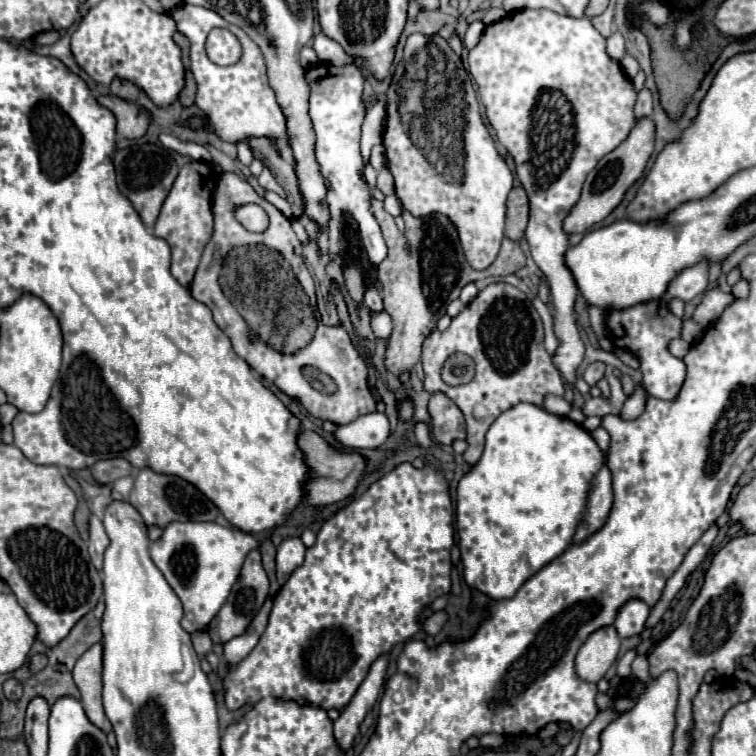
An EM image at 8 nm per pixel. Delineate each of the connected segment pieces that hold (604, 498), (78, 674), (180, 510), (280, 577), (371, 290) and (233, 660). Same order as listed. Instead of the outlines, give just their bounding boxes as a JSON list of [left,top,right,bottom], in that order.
[[573,465,613,543],[73,643,111,733],[129,469,219,527],[277,537,305,585],[363,287,383,311],[223,597,271,665]]

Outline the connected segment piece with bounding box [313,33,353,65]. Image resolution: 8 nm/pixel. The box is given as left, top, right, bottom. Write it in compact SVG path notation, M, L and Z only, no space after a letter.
M319 33L313 39L313 49L317 51L319 59L327 65L343 65L343 63L351 63L351 55L347 55L343 51L343 47L339 47L339 43L335 43L333 39L327 39L327 35Z

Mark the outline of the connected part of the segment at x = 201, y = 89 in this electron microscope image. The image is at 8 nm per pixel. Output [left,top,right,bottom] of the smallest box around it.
[171,5,287,149]

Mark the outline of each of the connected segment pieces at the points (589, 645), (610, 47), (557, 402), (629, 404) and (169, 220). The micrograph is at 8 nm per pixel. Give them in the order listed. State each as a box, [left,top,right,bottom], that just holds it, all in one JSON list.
[[575,625,621,683],[607,31,625,61],[543,395,571,417],[621,387,647,419],[153,161,217,287]]

